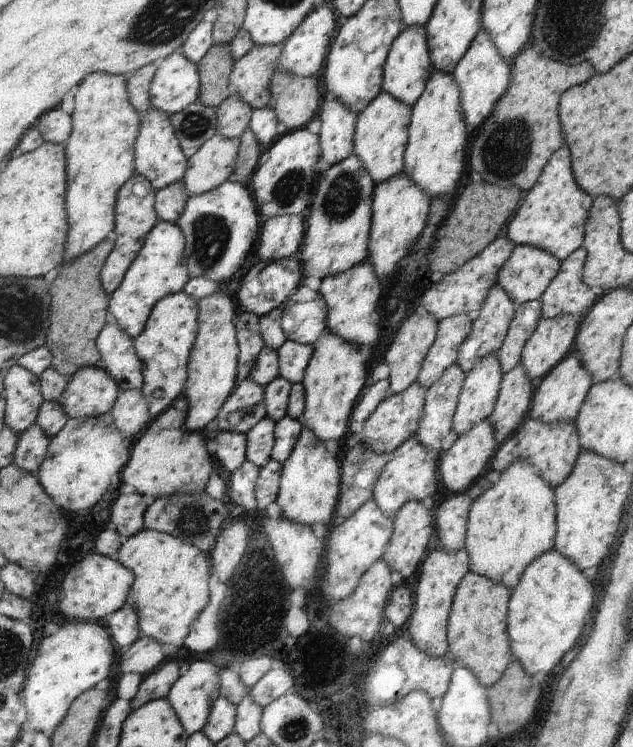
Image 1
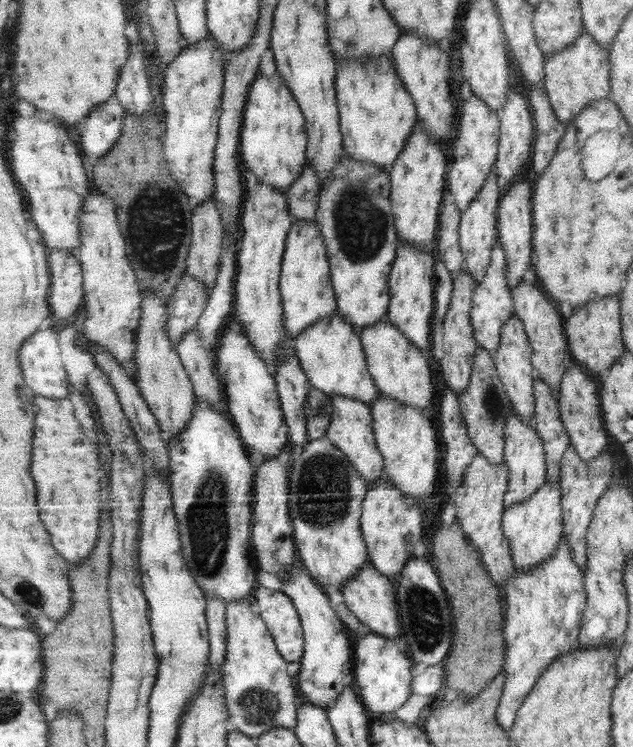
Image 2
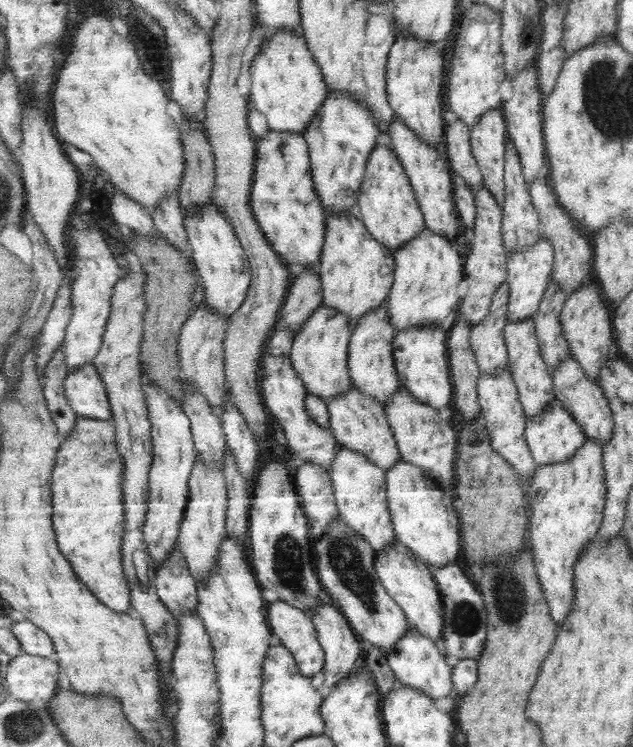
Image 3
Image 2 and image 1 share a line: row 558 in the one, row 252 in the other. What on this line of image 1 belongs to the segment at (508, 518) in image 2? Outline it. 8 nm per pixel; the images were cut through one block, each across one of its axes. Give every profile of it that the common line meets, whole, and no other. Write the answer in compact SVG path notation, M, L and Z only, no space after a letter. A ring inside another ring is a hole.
M517 245L498 274L498 283L519 306L541 301L561 271L562 262L550 252L529 245Z

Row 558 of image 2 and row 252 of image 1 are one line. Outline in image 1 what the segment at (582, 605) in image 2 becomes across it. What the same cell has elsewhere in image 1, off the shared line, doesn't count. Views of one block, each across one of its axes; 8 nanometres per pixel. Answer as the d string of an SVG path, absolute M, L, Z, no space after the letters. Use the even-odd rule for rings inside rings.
M564 146L551 157L538 183L527 193L505 236L517 245L529 245L555 255L561 262L584 247L586 227L595 198L587 194L574 175L571 152Z

